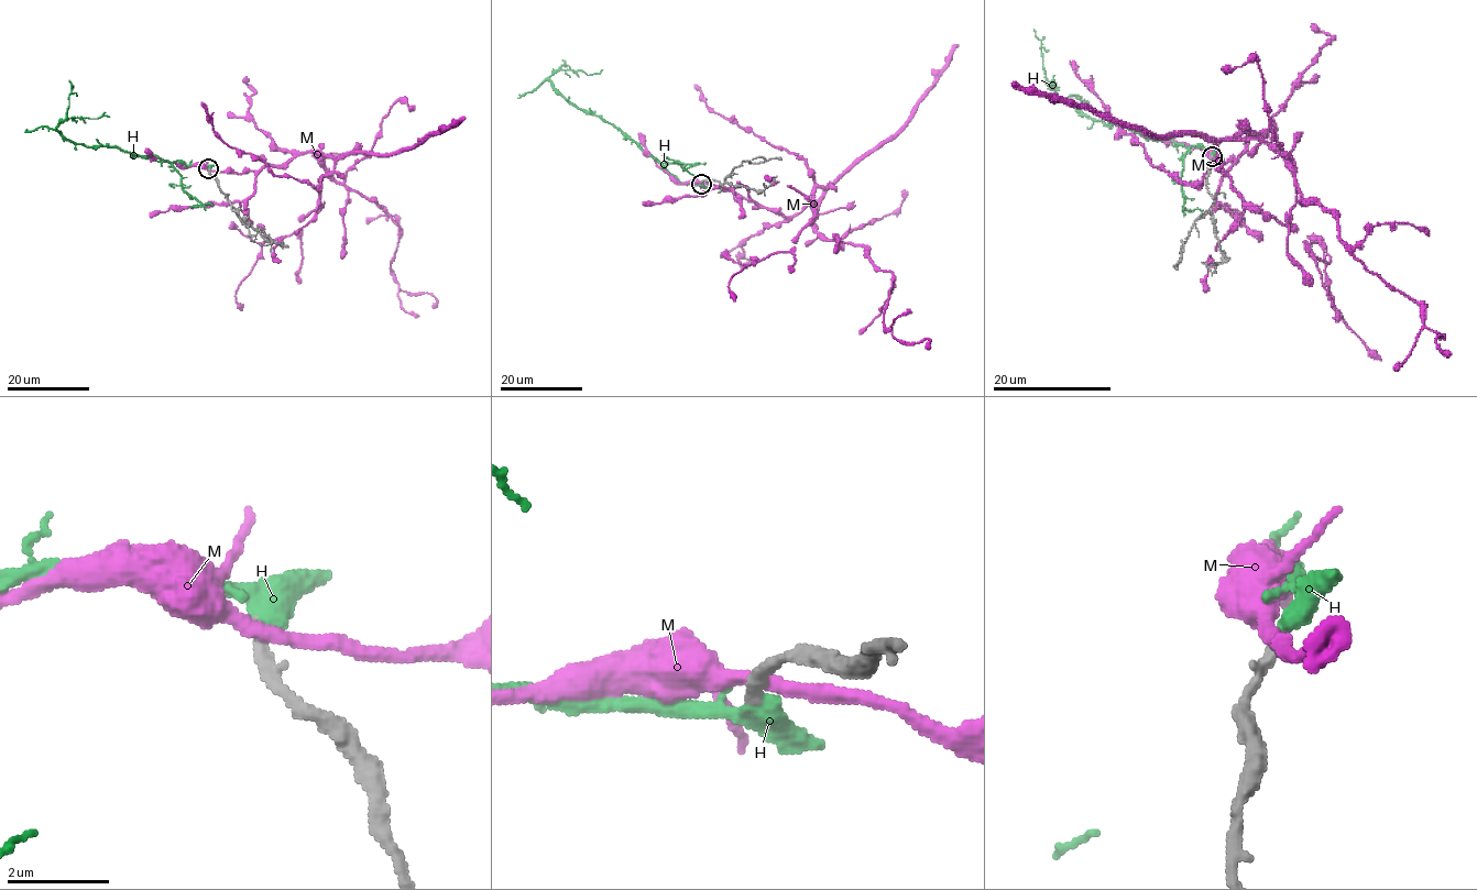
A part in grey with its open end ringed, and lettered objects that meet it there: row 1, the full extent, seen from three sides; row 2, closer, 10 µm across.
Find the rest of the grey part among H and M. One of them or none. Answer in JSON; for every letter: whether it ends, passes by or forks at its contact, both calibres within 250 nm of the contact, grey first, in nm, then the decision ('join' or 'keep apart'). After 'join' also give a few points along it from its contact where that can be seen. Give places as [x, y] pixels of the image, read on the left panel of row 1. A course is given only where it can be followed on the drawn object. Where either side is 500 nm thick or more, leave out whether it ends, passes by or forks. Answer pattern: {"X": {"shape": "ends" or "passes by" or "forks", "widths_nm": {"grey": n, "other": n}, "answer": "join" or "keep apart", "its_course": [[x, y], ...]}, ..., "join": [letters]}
{"H": {"shape": "passes by", "widths_nm": {"grey": 240, "other": 360}, "answer": "join", "its_course": [[208, 168], [134, 155], [119, 147], [85, 146], [67, 140], [55, 129], [70, 118], [109, 117]]}, "M": {"shape": "passes by", "widths_nm": {"grey": 260, "other": 300}, "answer": "keep apart"}, "join": ["H"]}

